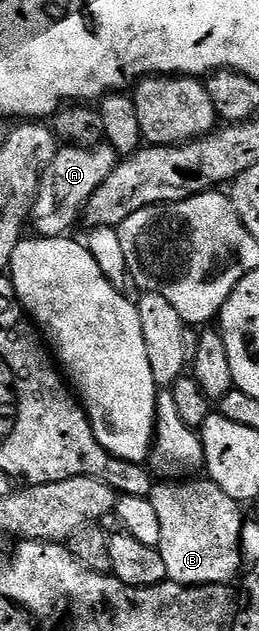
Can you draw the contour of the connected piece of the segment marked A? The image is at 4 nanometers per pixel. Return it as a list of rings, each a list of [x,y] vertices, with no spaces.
[[[104,143],[95,149],[73,149],[63,147],[56,152],[52,161],[43,170],[43,178],[39,184],[39,194],[33,203],[33,211],[29,222],[30,228],[40,237],[61,237],[70,234],[75,220],[80,220],[87,201],[109,179],[109,175],[117,164],[117,154]]]

